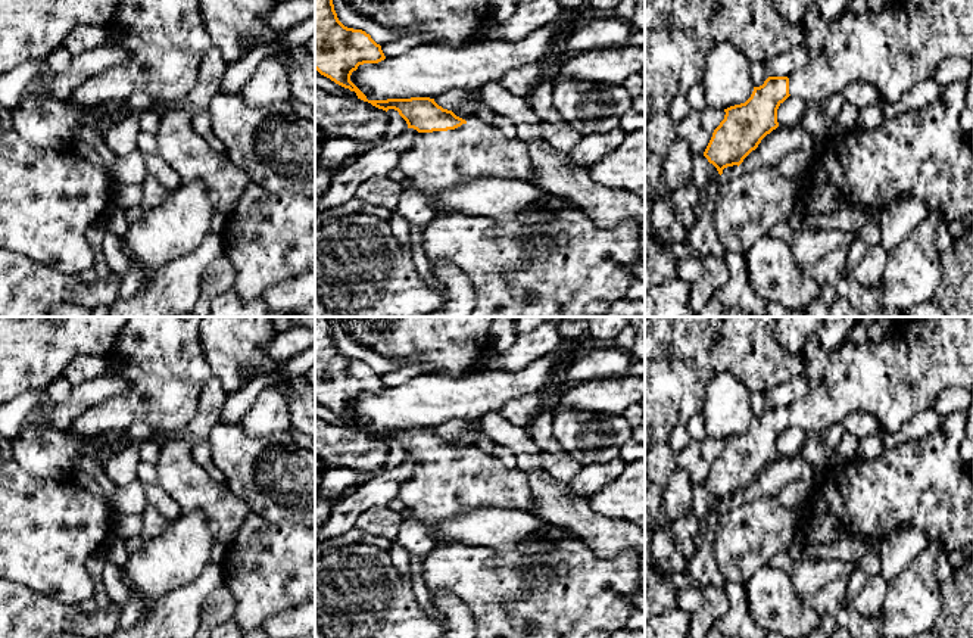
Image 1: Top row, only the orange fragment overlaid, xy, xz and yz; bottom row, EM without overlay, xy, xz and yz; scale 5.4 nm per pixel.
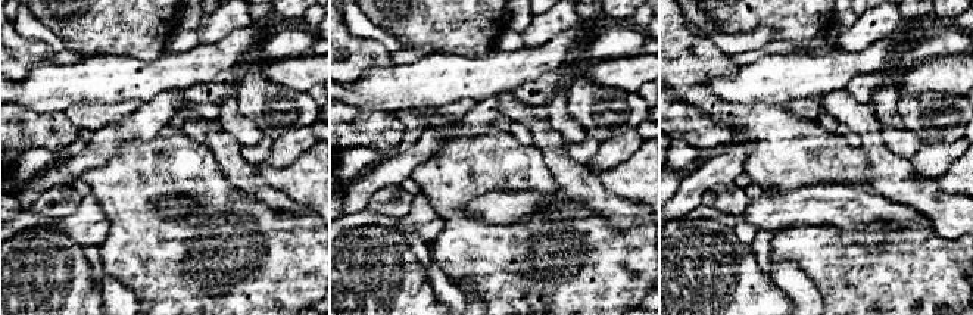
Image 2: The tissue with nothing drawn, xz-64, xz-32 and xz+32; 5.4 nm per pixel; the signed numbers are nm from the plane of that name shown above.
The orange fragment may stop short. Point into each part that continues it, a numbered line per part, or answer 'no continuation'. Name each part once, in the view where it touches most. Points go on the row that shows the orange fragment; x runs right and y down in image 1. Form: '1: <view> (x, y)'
1: xz (437, 161)

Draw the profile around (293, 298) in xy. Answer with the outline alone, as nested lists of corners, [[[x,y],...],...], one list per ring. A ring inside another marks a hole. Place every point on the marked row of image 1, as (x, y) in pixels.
[[[308,270],[291,280],[266,289],[261,298],[268,312],[286,317],[315,317],[315,270]]]

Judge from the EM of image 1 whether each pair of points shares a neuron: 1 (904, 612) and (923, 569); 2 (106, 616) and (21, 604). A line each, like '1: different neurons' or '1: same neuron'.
1: same neuron
2: same neuron

